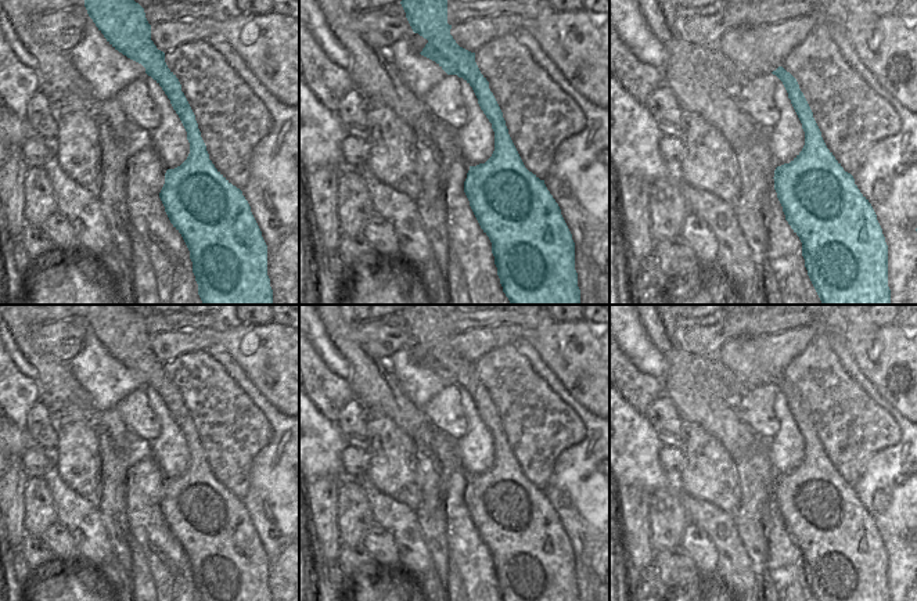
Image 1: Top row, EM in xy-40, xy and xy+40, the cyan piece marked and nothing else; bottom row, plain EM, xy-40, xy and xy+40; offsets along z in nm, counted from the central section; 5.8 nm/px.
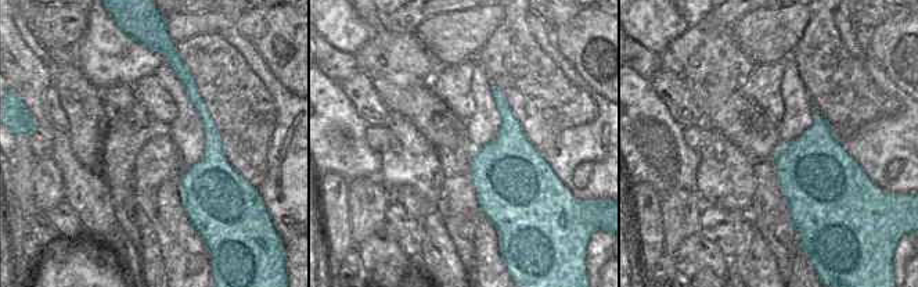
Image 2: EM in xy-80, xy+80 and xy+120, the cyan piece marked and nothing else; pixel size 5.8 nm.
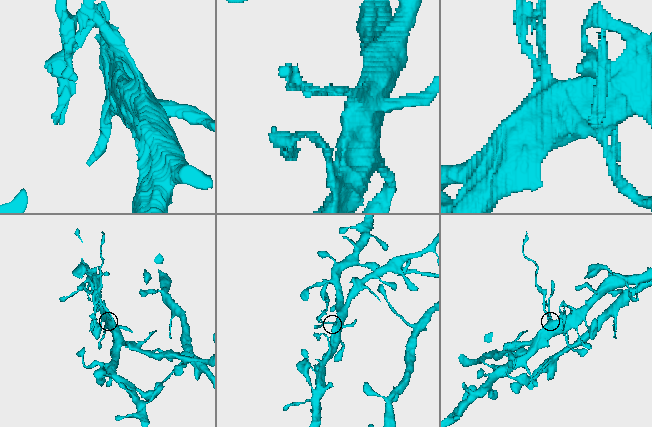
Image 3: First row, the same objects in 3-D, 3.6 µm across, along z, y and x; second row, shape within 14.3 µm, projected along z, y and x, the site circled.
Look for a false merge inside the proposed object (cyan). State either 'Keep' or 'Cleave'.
Cleave.

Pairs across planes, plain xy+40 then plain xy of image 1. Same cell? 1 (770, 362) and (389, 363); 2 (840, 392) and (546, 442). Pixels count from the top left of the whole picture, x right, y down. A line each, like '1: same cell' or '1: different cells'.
1: different cells
2: same cell

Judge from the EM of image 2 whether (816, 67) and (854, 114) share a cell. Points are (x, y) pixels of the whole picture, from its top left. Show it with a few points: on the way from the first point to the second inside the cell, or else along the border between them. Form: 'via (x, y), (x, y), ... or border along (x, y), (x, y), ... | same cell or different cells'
via (827, 79), (842, 92), (846, 101) | same cell

